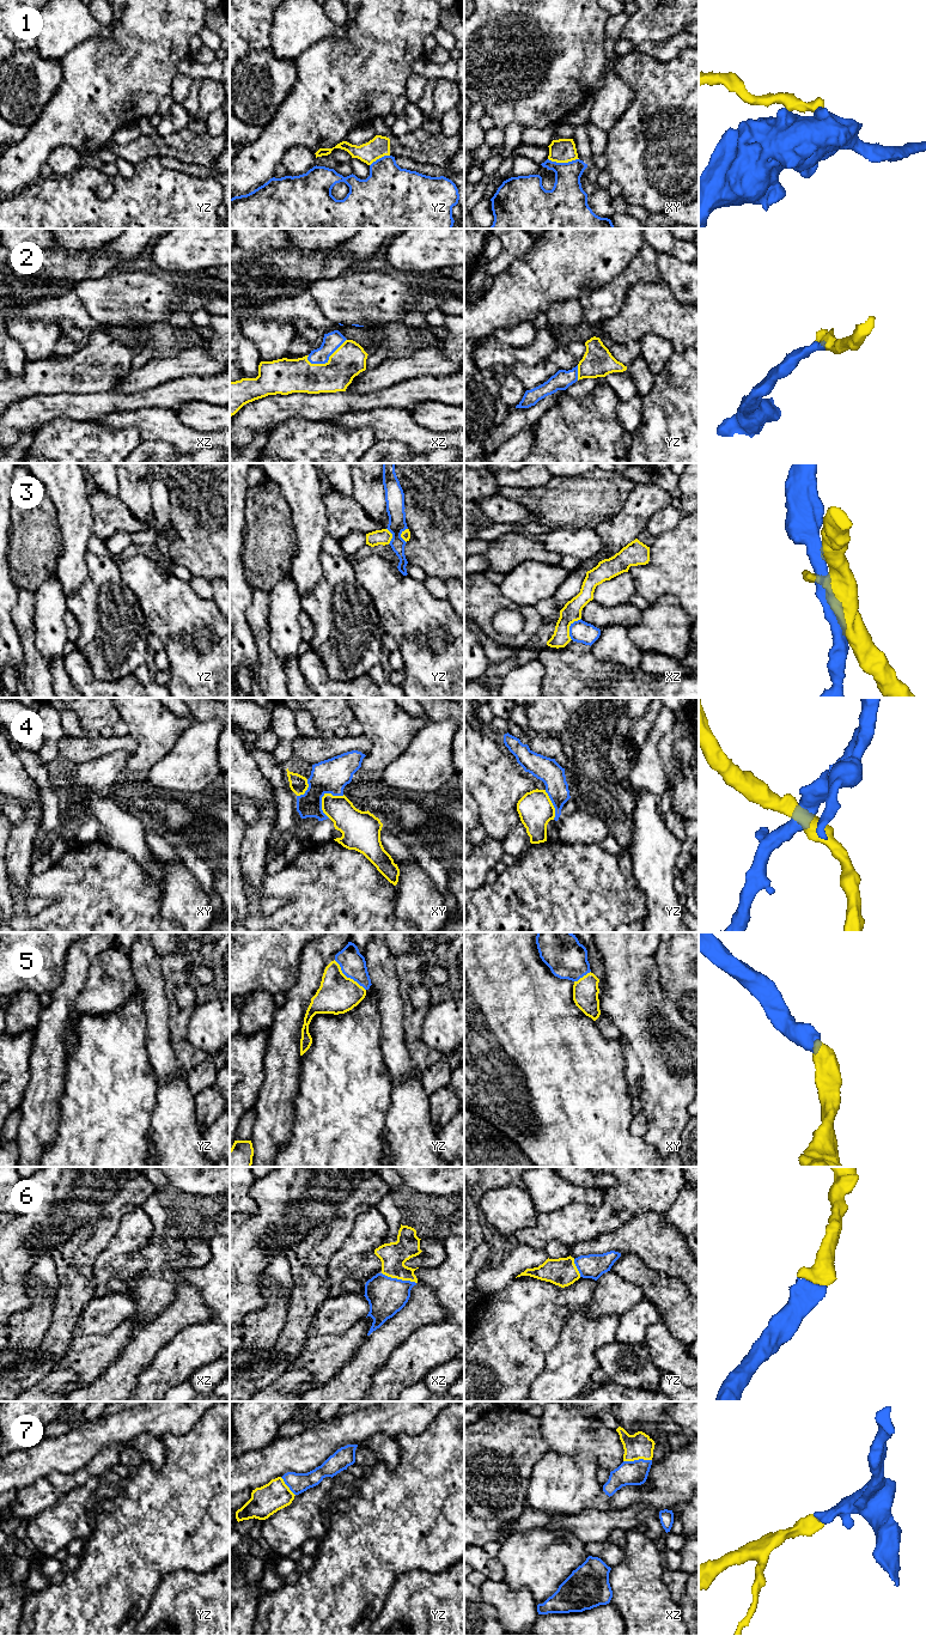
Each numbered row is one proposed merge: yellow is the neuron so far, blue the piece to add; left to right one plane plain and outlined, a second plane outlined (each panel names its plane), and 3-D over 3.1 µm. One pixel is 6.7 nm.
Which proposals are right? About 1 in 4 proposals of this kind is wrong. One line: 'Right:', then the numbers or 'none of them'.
Right: 2, 5, 6, 7

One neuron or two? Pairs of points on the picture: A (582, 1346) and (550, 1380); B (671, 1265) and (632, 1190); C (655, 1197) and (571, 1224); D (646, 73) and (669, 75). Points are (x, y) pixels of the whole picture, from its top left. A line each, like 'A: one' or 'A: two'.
A: one
B: two
C: one
D: one

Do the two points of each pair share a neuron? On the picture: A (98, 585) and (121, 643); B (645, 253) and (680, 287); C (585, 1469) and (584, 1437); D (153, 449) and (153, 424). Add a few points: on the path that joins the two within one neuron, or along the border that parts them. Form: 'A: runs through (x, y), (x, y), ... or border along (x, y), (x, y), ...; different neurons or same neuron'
A: runs through (104, 600), (113, 628); same neuron
B: border along (657, 254), (656, 266), (662, 278); different neurons
C: border along (558, 1451), (565, 1454), (590, 1454), (599, 1467); different neurons
D: border along (141, 439), (168, 442), (178, 450); different neurons

